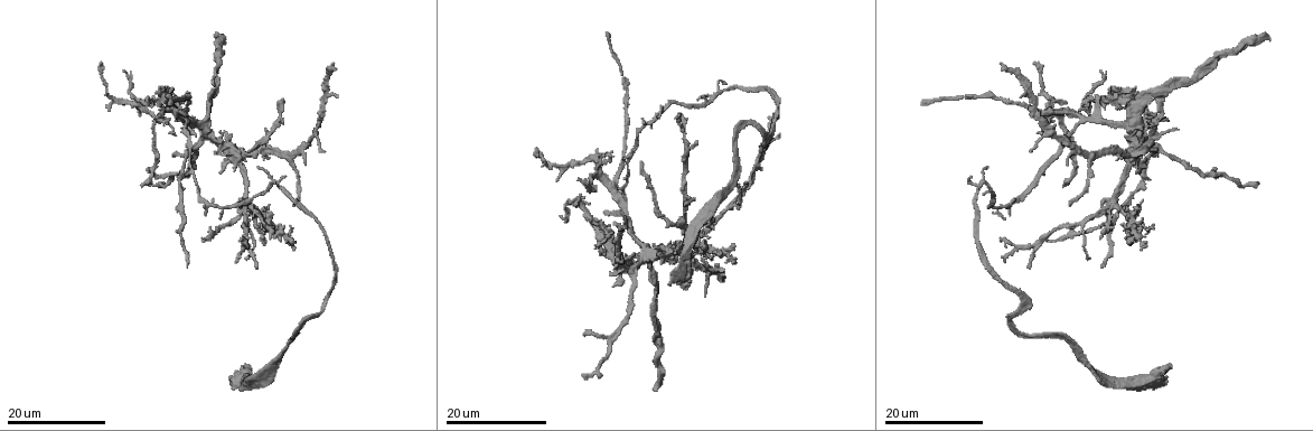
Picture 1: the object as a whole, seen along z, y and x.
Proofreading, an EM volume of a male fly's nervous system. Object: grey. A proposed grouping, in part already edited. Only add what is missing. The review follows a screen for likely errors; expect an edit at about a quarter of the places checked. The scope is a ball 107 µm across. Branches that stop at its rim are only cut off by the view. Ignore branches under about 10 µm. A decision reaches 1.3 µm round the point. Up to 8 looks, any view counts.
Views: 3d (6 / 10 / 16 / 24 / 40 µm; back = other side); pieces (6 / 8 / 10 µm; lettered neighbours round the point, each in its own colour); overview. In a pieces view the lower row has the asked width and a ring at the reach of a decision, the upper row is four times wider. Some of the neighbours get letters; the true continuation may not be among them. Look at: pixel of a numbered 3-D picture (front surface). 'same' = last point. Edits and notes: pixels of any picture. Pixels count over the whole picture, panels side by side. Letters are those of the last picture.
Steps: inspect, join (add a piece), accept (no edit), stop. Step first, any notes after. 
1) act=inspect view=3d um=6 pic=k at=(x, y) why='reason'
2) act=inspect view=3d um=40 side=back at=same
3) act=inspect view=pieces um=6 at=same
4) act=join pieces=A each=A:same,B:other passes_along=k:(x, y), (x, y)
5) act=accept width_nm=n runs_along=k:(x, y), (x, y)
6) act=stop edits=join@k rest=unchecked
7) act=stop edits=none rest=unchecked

act=inspect view=3d um=16 pic=1 at=(284, 101) why='free end'

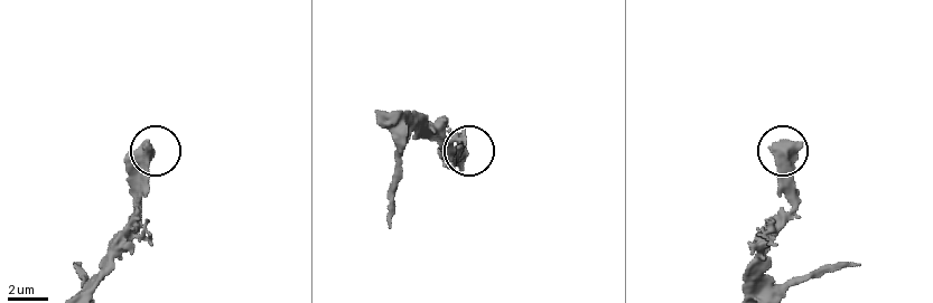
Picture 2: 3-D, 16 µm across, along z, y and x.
act=inspect view=pieces um=6 pic=2 at=(774, 146)

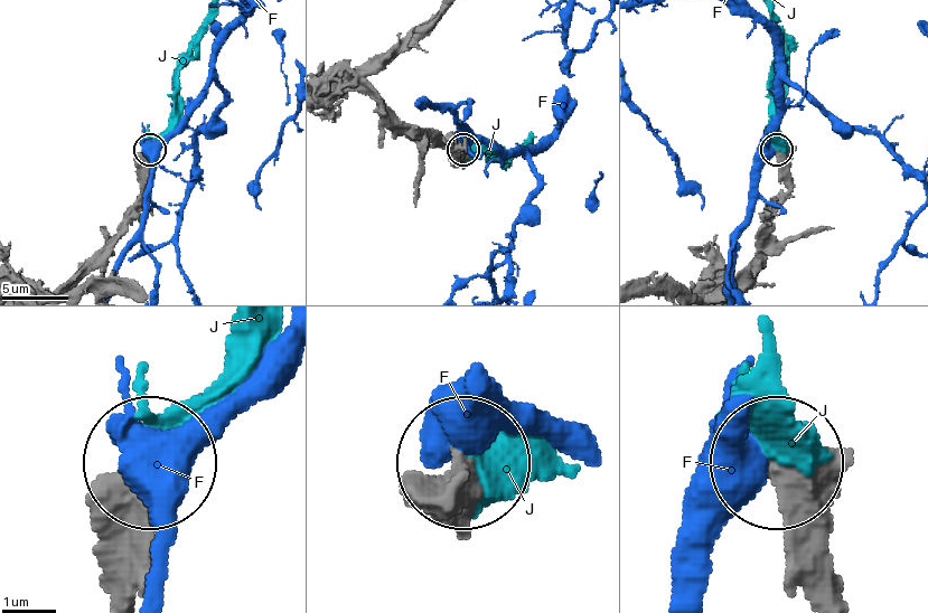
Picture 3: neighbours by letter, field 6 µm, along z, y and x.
act=join pieces=J width_nm=520 each=F:other,J:same passes_along=3:(809, 593), (809, 487), (769, 366) found='the cell continues'

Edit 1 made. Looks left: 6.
act=inspect view=3d um=16 pic=1 at=(605, 212) why='an open end'

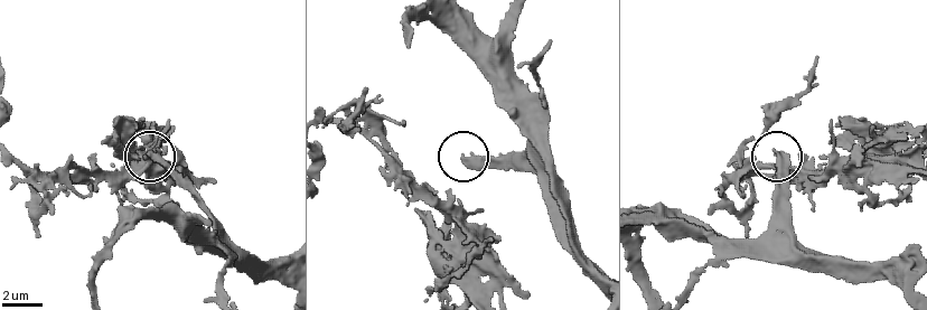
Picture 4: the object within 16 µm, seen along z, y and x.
act=inspect view=pieces um=8 pic=4 at=(462, 160) why='see the neighbours'

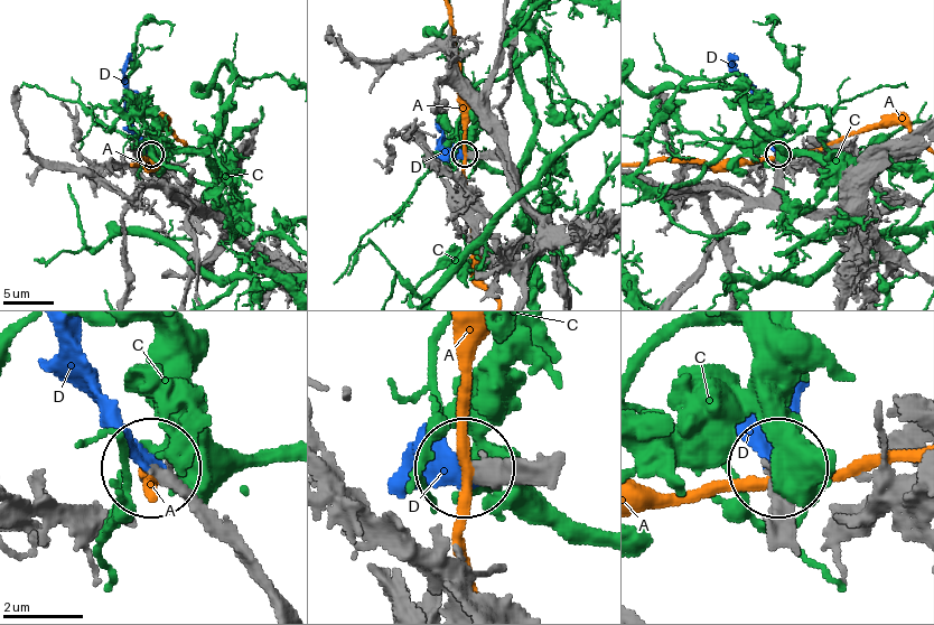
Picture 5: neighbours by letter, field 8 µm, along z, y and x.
act=join pieces=D width_nm=340 each=A:other,C:other,D:same found='it goes on there'

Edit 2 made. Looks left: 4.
act=inspect view=overview why='see it whole again'

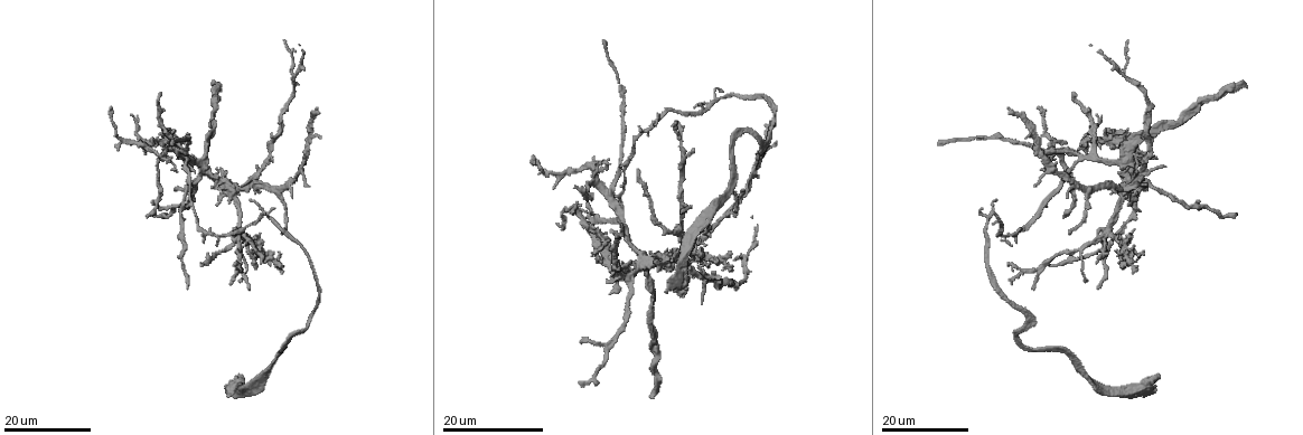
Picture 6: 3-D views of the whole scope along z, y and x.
act=inspect view=3d um=16 pic=6 at=(1064, 217) why='free end'

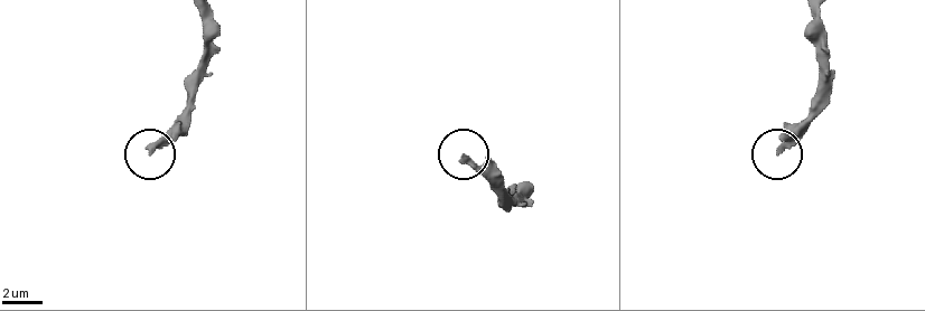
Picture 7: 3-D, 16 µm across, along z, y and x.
act=inspect view=pieces um=10 pic=7 at=(780, 154) why='what lies round it'

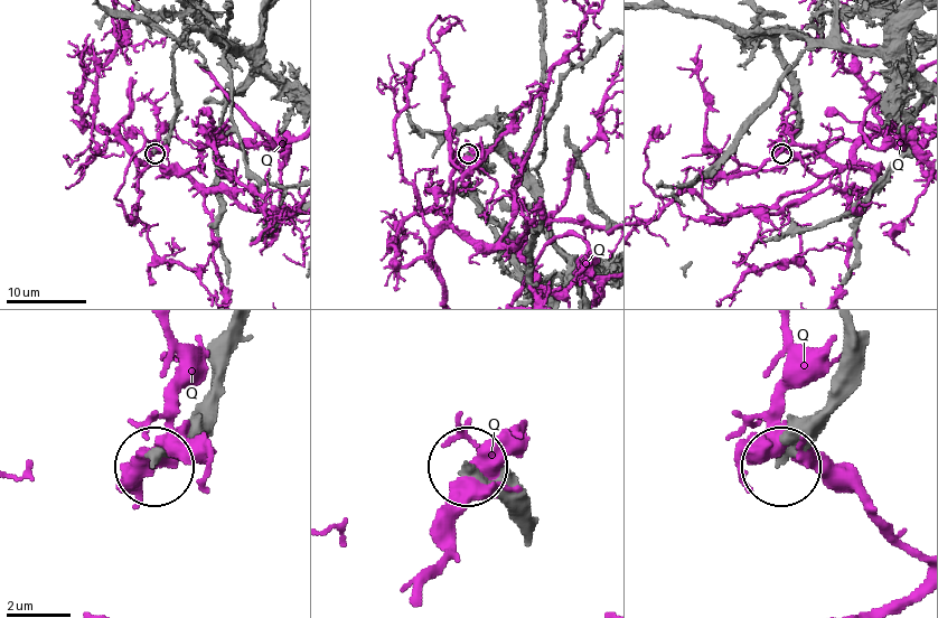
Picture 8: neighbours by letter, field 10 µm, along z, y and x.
act=accept each=Q:other found='no lettered piece goes on from it'

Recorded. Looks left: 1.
act=stop edits=join@3,join@5 rest=unchecked

